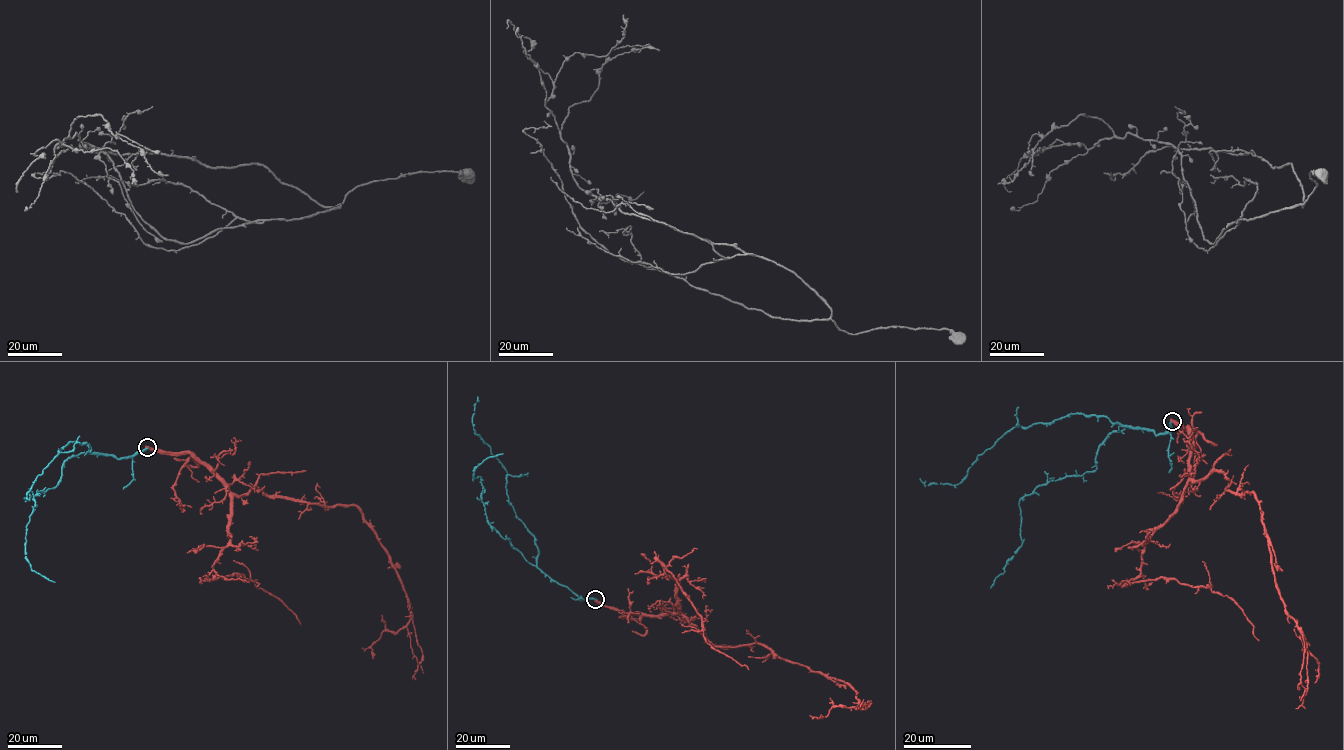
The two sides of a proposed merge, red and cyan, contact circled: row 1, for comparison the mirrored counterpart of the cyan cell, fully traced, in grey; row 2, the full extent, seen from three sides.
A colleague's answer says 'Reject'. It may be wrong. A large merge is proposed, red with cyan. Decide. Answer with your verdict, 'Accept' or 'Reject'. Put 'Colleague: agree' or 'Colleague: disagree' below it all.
Reject
Colleague: agree

